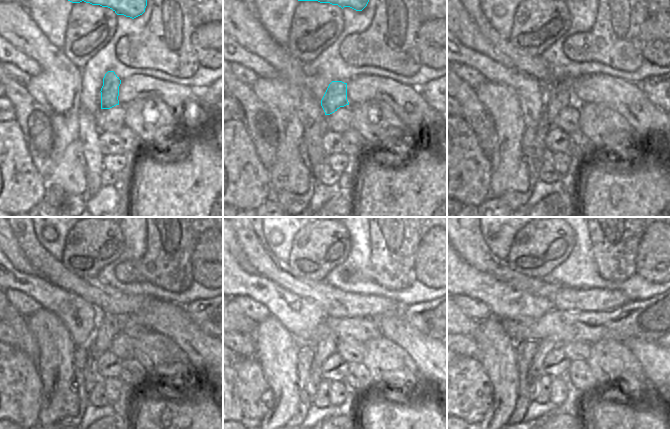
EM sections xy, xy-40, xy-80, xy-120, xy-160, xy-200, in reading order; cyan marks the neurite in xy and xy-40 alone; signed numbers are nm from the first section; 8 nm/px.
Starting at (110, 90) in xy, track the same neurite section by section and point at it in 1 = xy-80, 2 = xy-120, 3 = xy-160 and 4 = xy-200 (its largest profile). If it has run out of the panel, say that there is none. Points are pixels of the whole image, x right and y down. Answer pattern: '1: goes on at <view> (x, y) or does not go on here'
1: goes on at xy-80 (558, 96)
2: goes on at xy-120 (108, 326)
3: goes on at xy-160 (325, 346)
4: goes on at xy-200 (543, 347)

